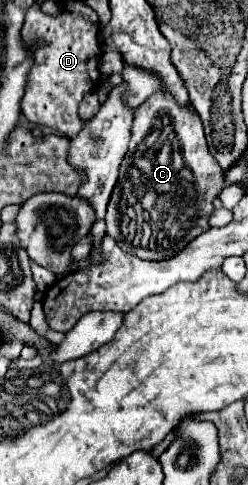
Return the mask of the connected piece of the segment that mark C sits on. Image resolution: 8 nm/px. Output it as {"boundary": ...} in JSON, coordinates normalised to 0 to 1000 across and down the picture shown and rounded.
{"boundary":[[[637,186],[540,231],[524,309],[484,342],[484,371],[452,396],[427,437],[427,482],[452,487],[500,520],[532,520],[573,536],[661,536],[726,520],[774,491],[847,470],[839,449],[863,437],[855,412],[895,396],[895,346],[855,330],[823,264],[774,214],[718,214],[694,190]]]}

